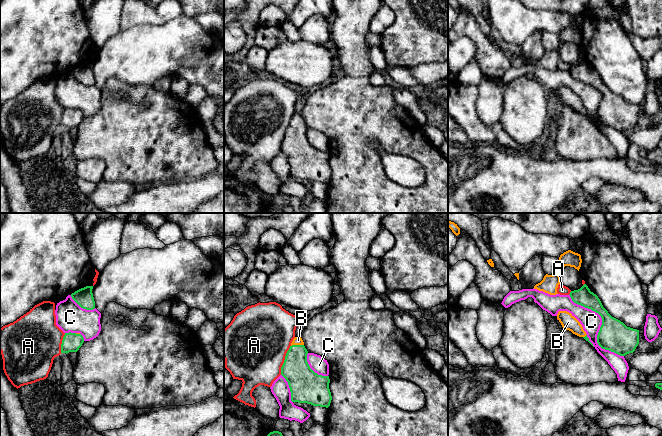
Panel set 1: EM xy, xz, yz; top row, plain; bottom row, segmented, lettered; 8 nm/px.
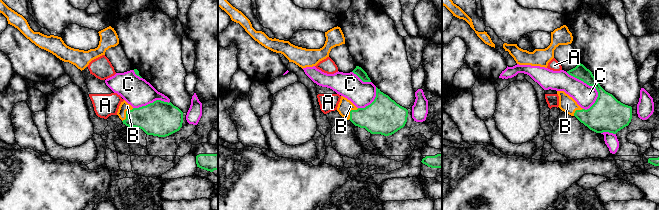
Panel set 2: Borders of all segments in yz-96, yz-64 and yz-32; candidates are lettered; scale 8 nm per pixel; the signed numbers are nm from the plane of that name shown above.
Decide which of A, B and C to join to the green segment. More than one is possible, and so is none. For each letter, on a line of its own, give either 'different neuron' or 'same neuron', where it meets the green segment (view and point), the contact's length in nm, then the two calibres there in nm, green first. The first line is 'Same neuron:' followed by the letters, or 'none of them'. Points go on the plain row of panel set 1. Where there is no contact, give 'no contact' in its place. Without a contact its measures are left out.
Same neuron: B
A: different neuron | xz (284, 136) | 260 nm | 240/500 nm
B: same neuron | xz (297, 121) | 110 nm | 220/70 nm
C: different neuron | yz (601, 102) | 650 nm | 240/160 nm

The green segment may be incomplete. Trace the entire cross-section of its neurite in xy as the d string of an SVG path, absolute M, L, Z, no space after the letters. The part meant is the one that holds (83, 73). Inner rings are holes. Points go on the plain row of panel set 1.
M86 62L71 70L72 75L83 85L95 85L95 77L92 69L93 62Z

